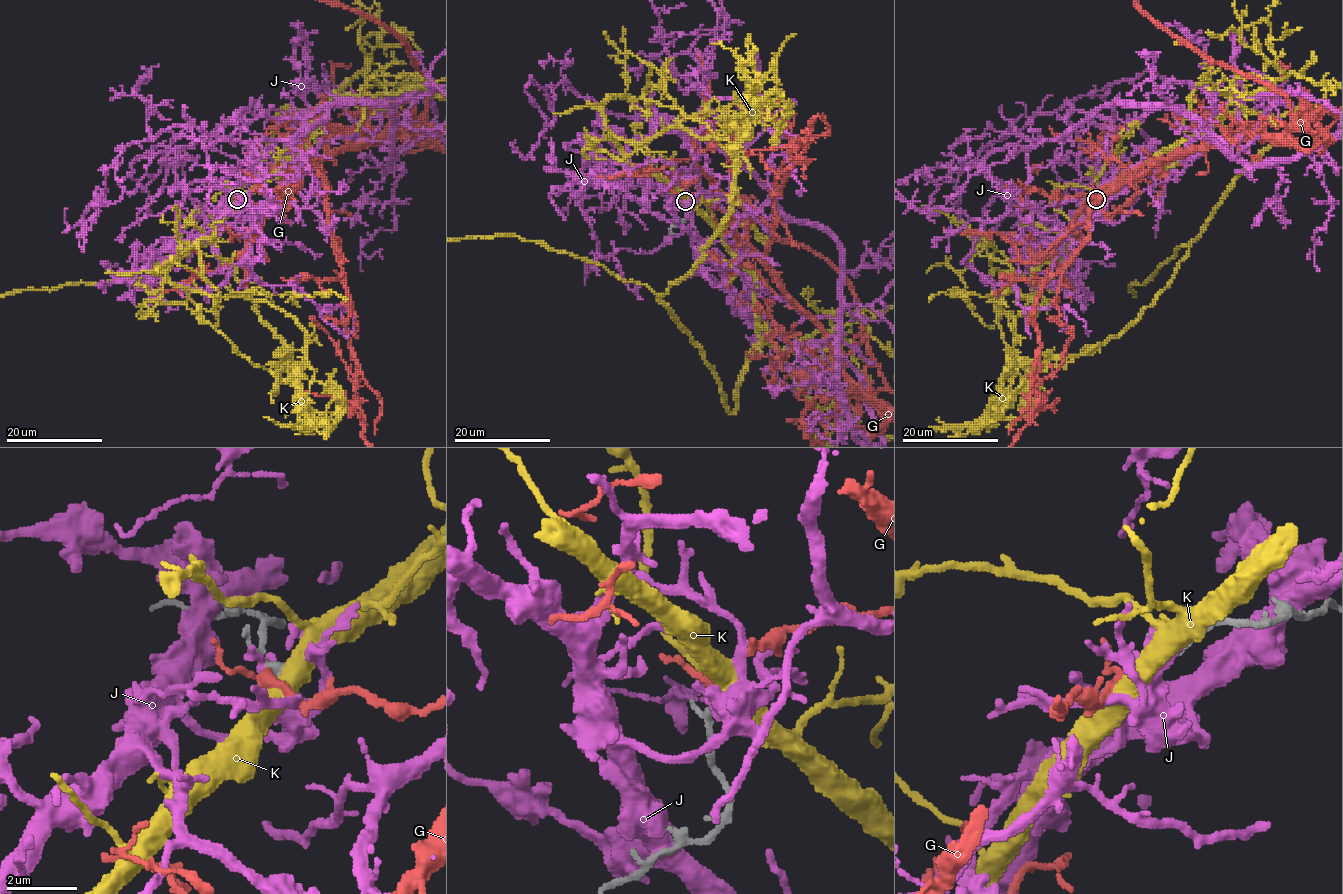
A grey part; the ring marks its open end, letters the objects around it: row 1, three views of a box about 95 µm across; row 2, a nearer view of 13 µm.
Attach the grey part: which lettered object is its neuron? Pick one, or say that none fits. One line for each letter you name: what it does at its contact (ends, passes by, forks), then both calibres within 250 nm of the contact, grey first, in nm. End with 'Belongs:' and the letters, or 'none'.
G: it passes by; 240 nm thick on the grey side, 280 nm on the other
Belongs: G

